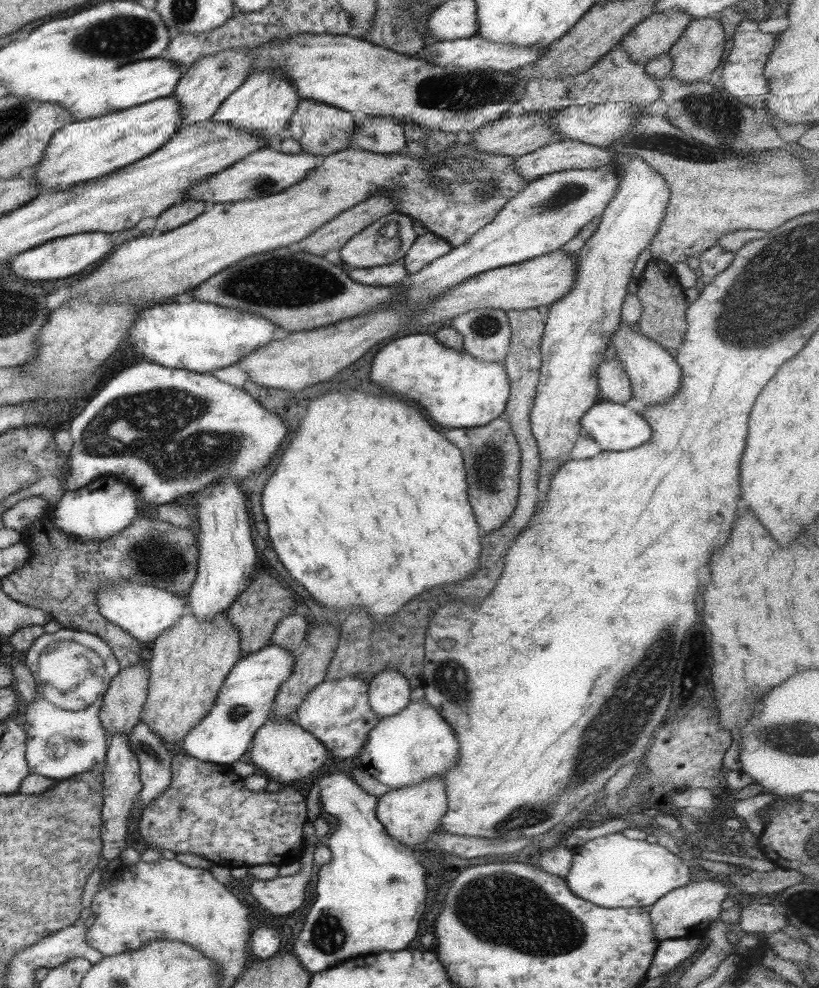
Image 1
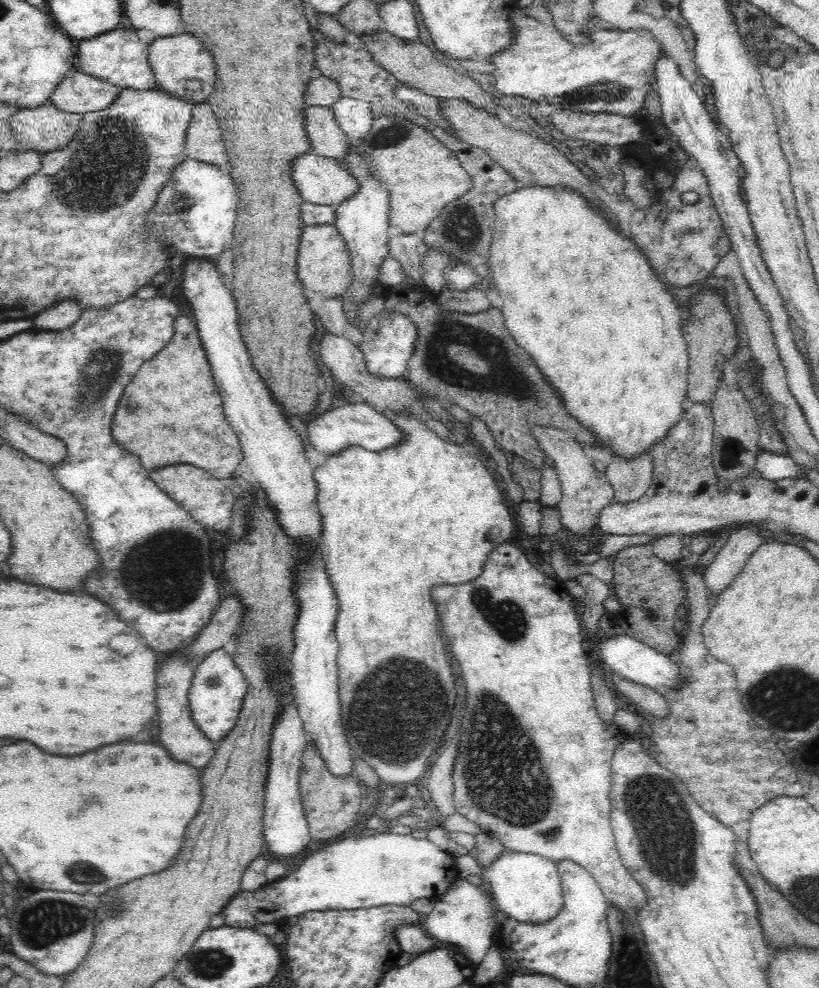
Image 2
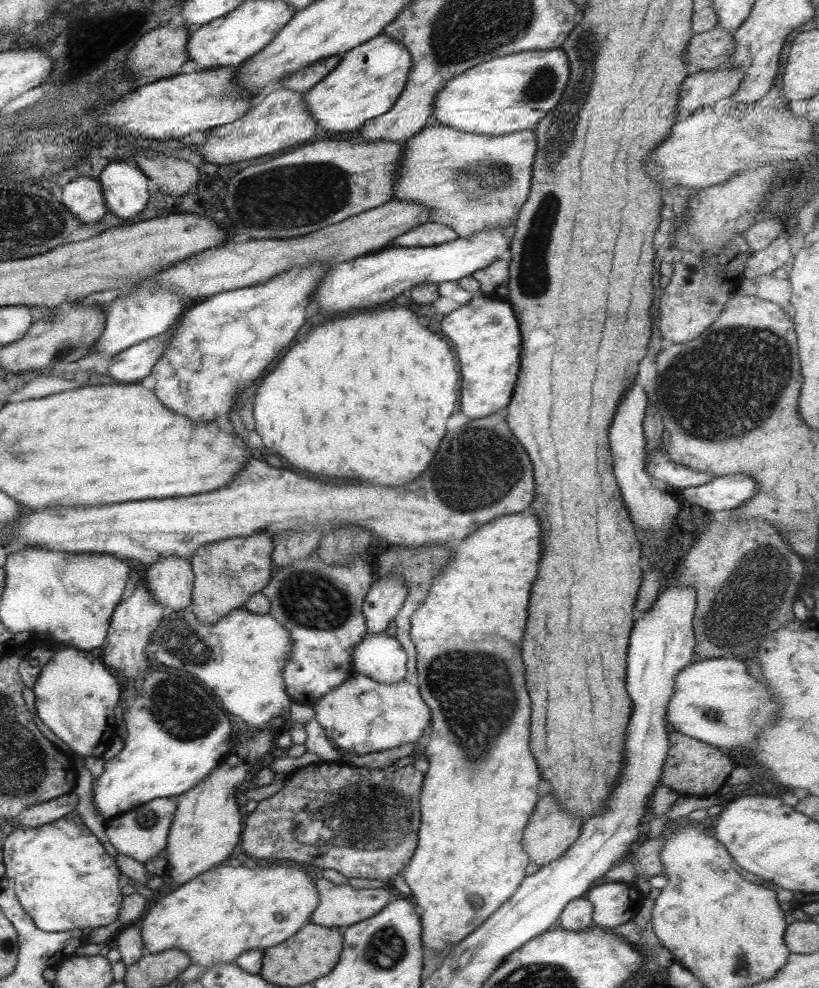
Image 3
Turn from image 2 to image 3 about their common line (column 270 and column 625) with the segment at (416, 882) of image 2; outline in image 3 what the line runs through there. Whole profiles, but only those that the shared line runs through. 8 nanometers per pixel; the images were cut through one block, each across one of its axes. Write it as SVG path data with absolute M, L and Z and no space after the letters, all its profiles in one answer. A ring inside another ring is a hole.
M607 882L599 884L591 890L586 890L587 900L593 905L592 921L597 928L605 927L610 929L615 925L622 925L631 921L640 907L641 892L632 883Z

